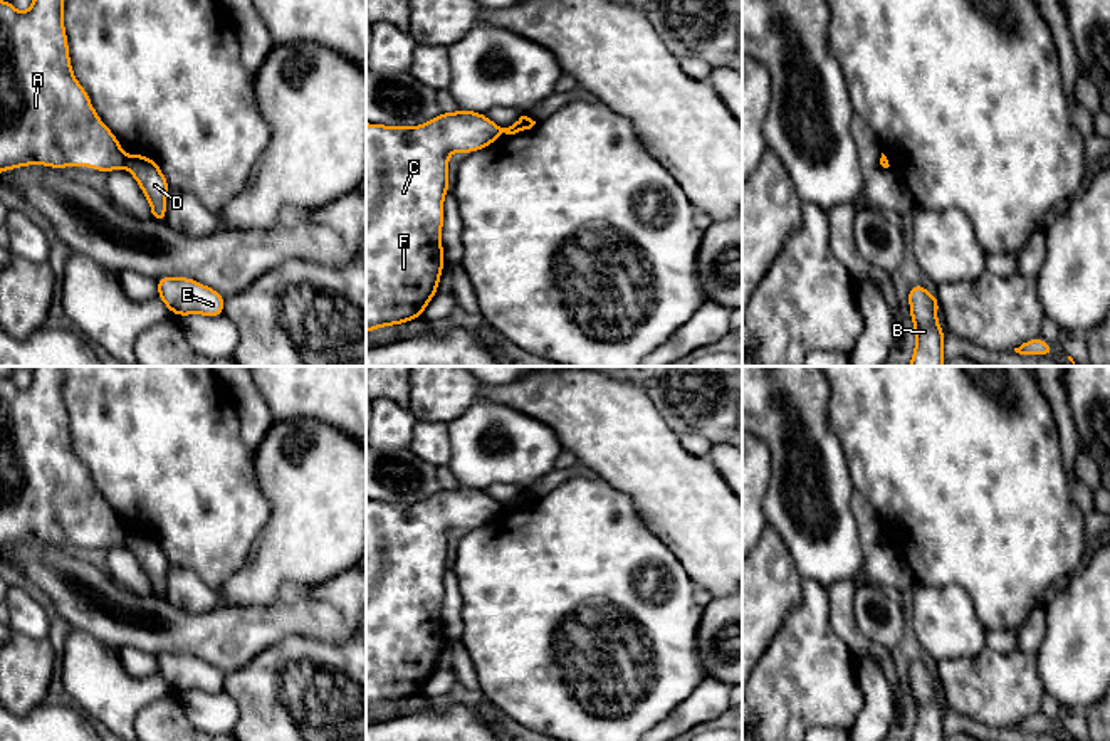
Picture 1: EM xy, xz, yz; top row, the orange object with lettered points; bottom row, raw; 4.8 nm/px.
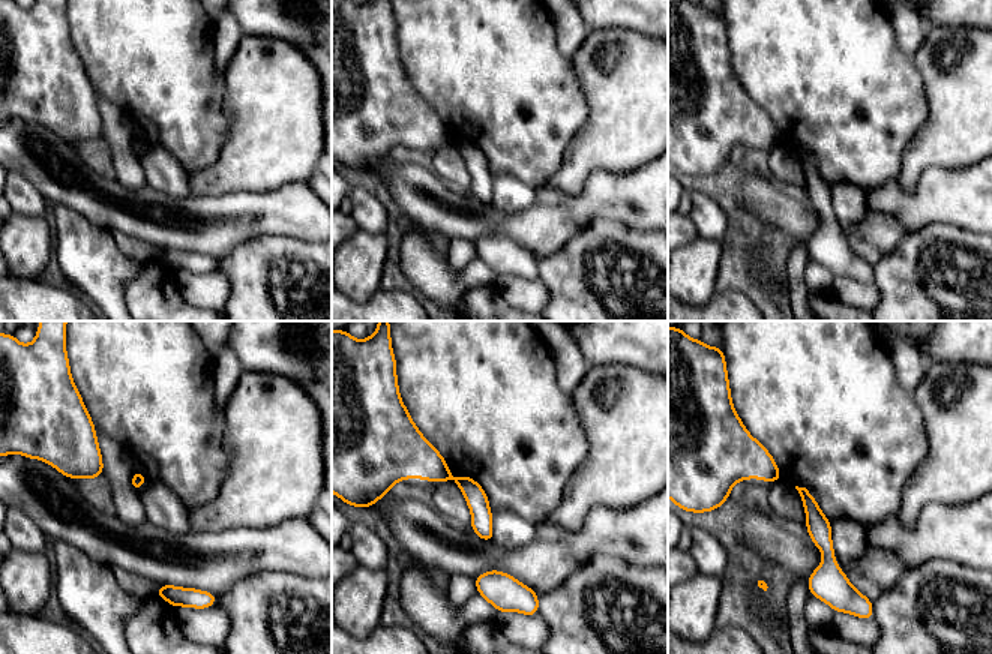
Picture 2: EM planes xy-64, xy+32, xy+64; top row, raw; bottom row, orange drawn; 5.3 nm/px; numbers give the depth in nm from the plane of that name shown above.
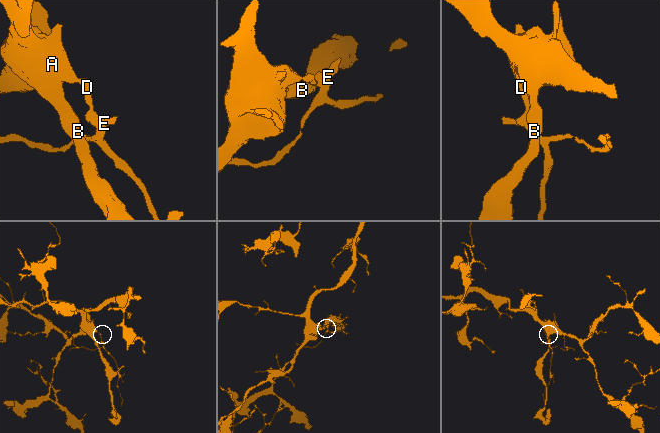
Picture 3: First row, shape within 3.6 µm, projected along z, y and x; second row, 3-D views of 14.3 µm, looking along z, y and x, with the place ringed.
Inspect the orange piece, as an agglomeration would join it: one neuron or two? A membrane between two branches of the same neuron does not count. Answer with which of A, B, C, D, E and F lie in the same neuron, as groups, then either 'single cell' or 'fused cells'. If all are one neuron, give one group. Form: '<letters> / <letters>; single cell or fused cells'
A B C F / D E; fused cells

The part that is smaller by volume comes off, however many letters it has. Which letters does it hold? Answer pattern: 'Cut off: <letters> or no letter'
Cut off: D, E

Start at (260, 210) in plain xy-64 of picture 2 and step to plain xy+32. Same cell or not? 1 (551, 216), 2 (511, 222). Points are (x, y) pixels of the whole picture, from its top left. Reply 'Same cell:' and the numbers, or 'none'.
Same cell: 1, 2

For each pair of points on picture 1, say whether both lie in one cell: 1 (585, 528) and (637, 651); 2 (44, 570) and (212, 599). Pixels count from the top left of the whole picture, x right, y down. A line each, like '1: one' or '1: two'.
1: one
2: two

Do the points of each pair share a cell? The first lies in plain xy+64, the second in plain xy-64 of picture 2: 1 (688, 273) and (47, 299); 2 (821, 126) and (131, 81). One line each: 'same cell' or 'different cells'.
1: different cells
2: same cell

